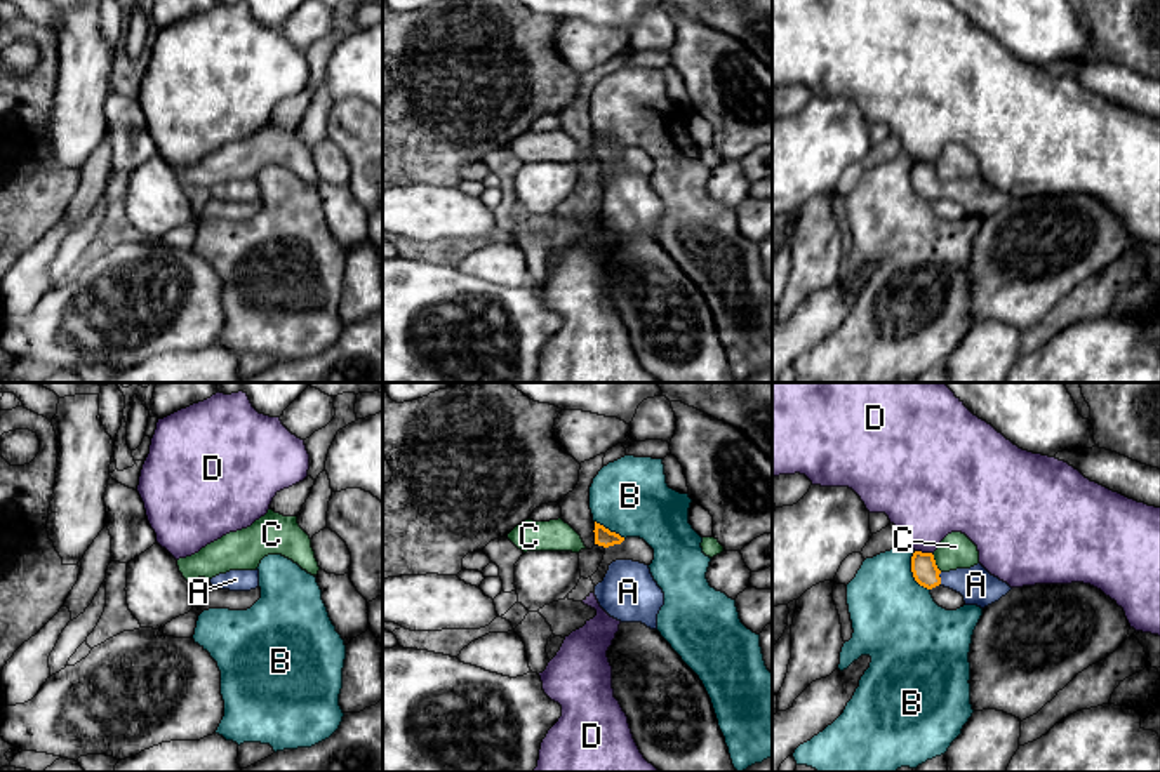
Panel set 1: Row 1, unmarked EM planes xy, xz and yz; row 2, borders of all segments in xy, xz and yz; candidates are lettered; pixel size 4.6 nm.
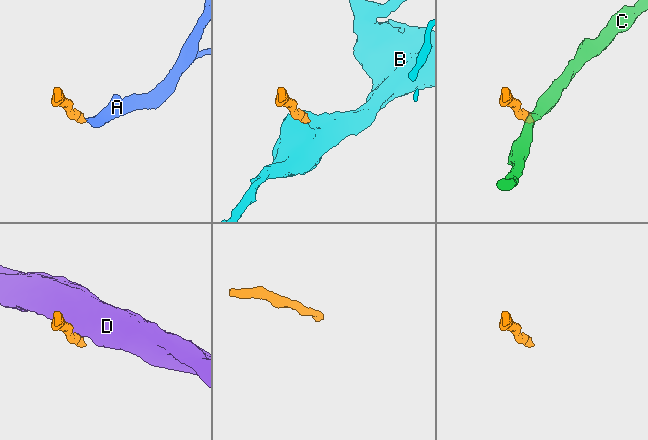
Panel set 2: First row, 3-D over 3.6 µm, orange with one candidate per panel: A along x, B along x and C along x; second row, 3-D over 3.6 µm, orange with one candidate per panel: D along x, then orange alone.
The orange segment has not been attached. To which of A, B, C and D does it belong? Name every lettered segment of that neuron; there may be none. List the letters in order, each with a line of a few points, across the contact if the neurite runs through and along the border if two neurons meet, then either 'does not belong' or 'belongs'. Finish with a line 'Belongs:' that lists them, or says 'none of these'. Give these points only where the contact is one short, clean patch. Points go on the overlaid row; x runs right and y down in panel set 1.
A: line yz (926, 572), (940, 578), (976, 585); belongs
B: line yz (913, 552), (912, 576), (929, 590); does not belong
C: line yz (931, 553), (941, 571); does not belong
D: line yz (915, 550), (931, 553); does not belong
Belongs: A

